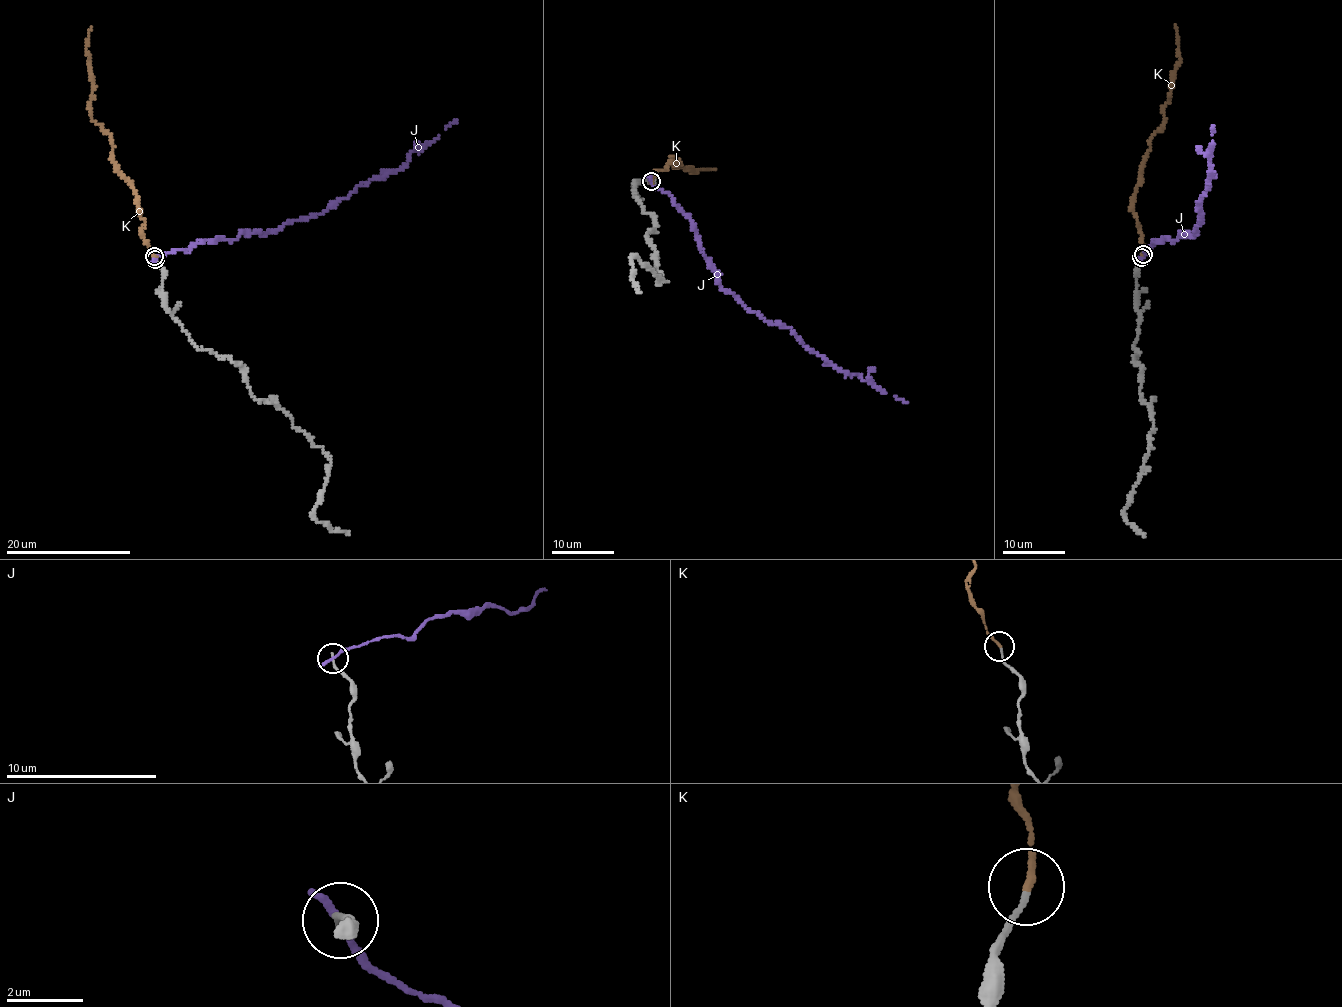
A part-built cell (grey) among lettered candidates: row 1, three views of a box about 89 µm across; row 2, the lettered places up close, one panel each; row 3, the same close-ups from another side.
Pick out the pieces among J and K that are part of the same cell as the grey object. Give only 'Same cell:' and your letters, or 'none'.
Same cell: K

